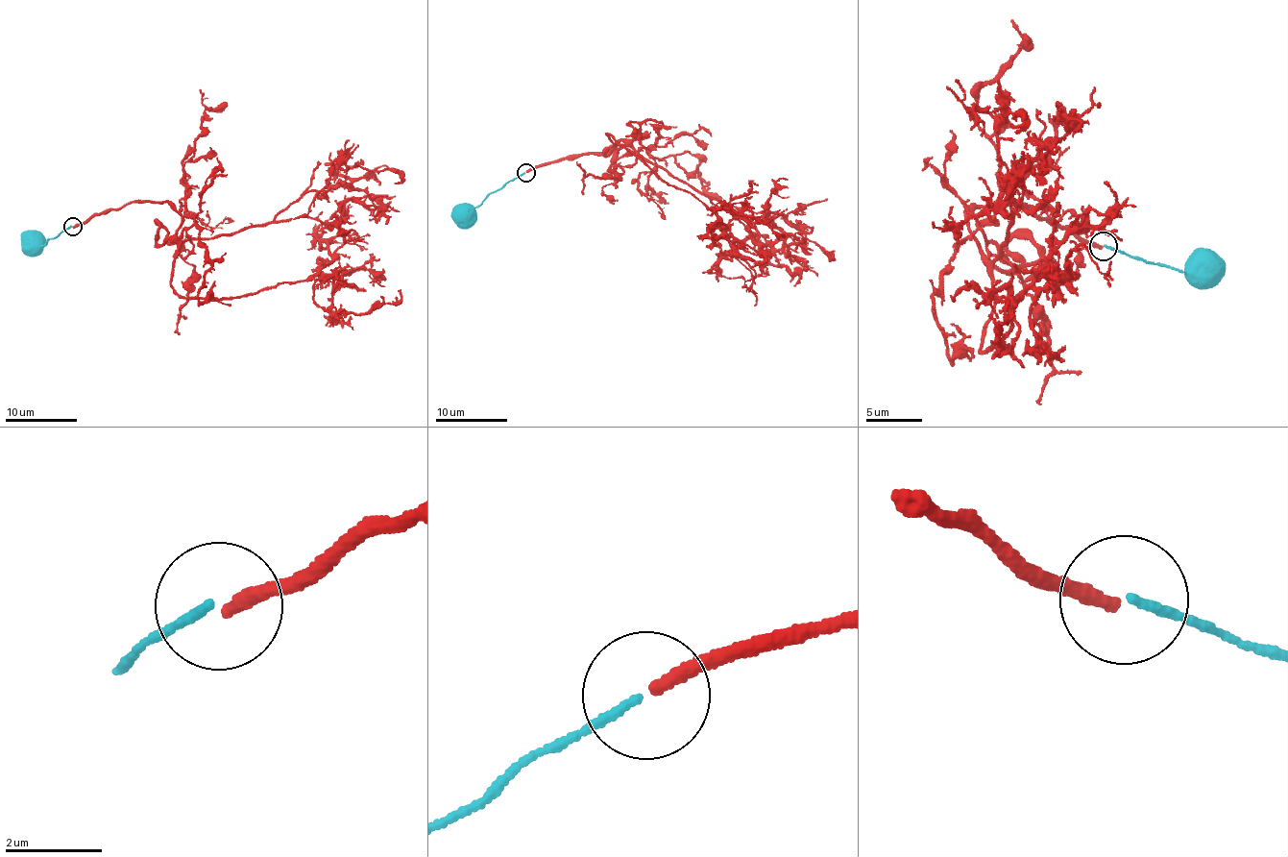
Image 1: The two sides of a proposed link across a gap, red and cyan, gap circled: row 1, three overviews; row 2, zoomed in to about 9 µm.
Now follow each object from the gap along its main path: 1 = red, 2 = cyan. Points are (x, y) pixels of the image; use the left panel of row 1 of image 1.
1: (73, 226), (167, 203), (182, 216), (171, 285), (182, 296), (307, 279), (318, 306), (355, 313), (400, 288)
2: (72, 226), (50, 238), (45, 246), (32, 241)

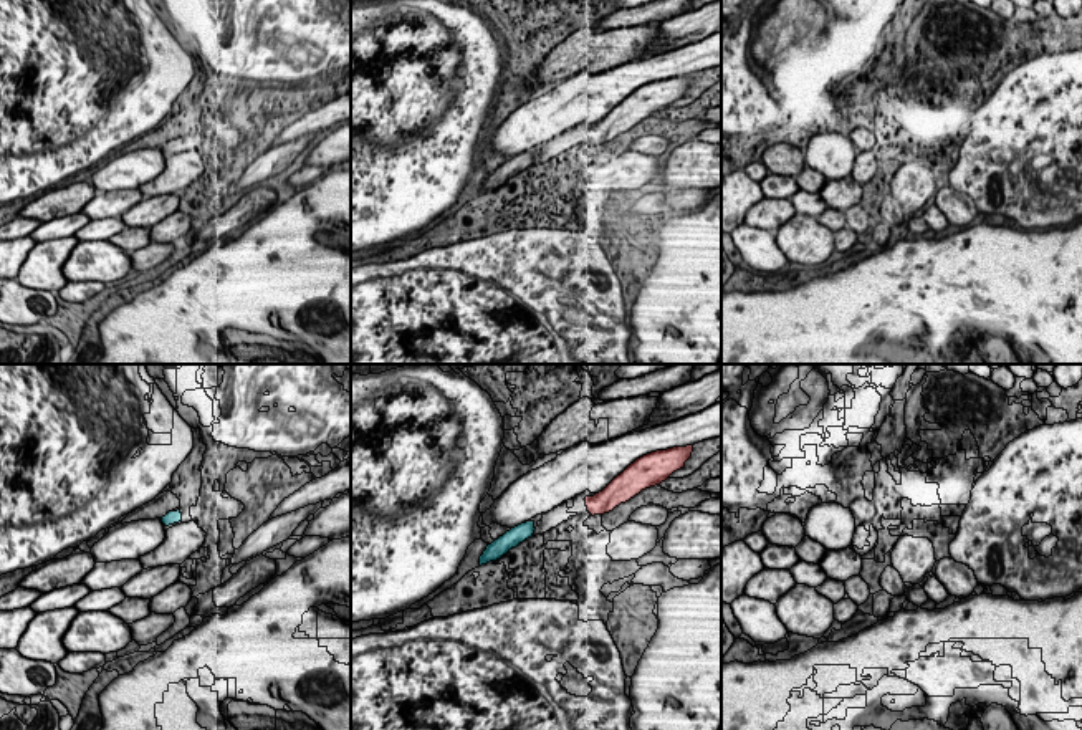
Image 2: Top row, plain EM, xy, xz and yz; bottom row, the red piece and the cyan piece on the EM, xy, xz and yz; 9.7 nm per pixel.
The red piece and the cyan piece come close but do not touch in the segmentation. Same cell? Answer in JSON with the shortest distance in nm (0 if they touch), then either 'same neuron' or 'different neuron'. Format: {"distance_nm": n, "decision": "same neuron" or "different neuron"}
{"distance_nm": 550, "decision": "different neuron"}

